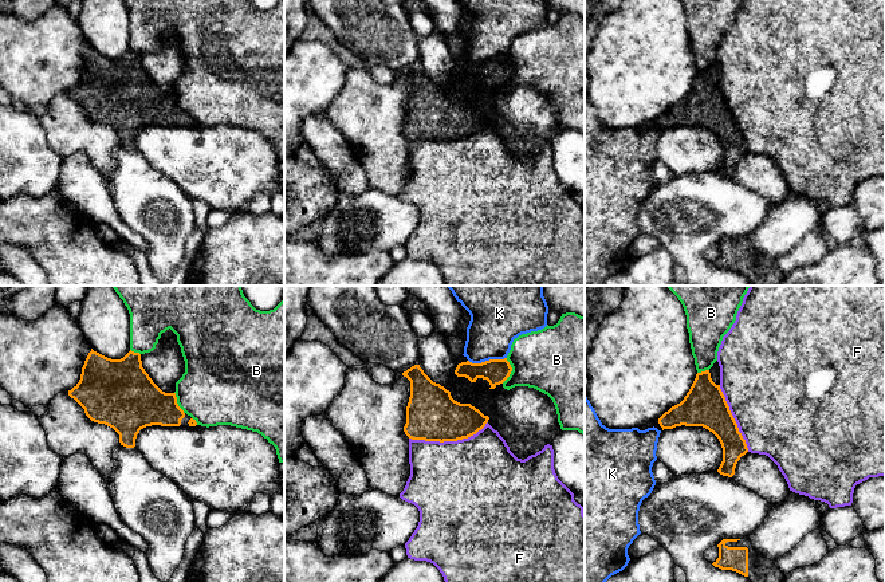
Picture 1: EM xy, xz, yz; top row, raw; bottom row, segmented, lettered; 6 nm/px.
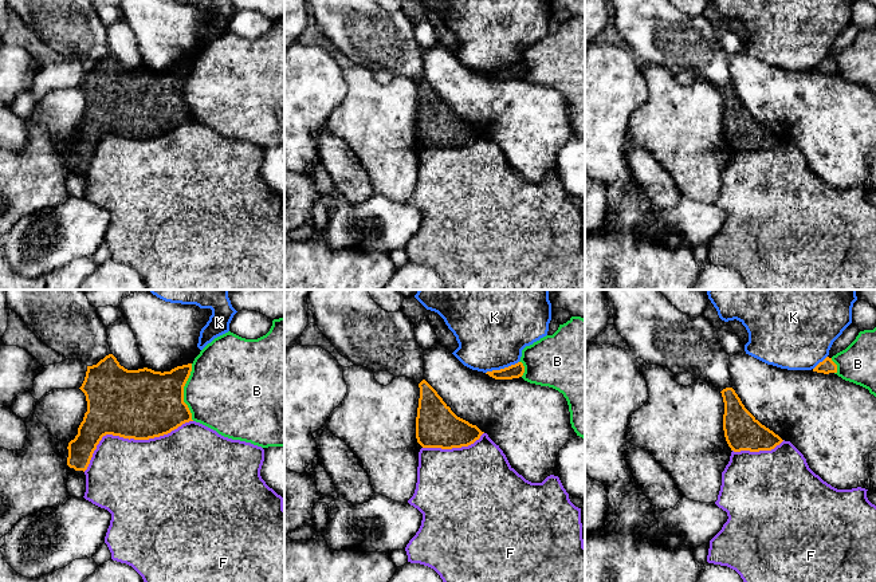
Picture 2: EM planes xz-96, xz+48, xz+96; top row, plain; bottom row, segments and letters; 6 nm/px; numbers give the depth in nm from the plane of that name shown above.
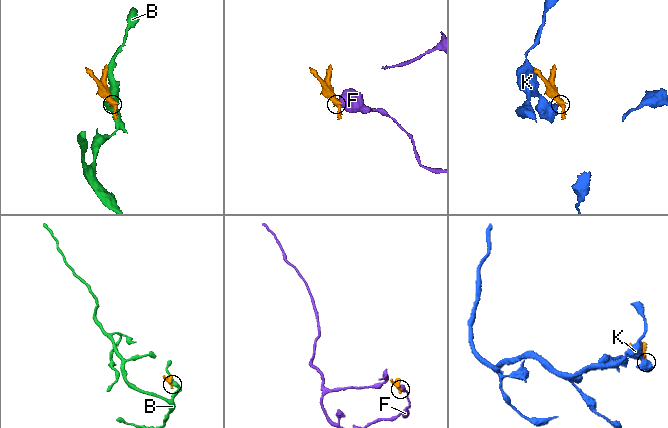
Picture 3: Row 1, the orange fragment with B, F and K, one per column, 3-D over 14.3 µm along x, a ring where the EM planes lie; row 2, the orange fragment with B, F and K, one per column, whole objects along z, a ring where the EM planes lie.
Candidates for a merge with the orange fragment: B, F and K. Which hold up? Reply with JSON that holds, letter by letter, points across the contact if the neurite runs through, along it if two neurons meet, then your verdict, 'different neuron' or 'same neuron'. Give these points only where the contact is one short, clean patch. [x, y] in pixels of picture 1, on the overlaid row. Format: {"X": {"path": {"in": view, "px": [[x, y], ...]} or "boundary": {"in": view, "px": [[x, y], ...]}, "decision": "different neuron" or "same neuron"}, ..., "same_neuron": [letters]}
{"B": {"decision": "different neuron"}, "F": {"decision": "different neuron"}, "K": {"boundary": {"in": "xz", "px": [[506, 357], [480, 362], [468, 361]]}, "decision": "different neuron"}, "same_neuron": []}

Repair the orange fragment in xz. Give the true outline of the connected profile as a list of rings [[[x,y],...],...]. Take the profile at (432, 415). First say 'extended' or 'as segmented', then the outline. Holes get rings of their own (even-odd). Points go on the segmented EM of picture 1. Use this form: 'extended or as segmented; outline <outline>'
as segmented; outline [[[414,365],[402,373],[410,381],[405,434],[412,440],[457,441],[481,430],[489,417],[471,404],[455,401],[451,392],[433,382]]]

